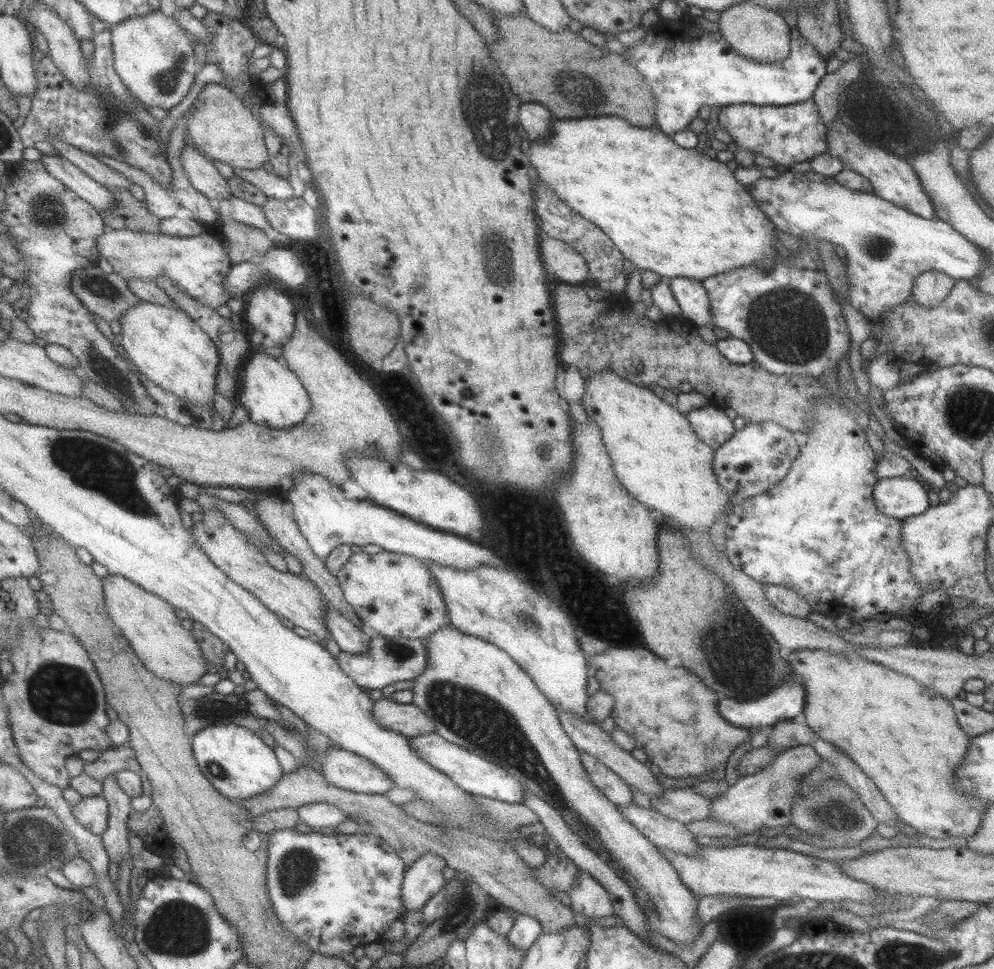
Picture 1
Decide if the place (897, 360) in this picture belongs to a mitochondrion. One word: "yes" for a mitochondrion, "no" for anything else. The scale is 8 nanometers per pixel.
no

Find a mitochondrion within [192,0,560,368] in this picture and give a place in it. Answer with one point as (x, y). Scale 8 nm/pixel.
(486, 118)

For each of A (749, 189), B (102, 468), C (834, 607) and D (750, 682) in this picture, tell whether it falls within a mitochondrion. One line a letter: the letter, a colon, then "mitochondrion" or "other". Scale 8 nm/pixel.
A: other
B: mitochondrion
C: other
D: mitochondrion

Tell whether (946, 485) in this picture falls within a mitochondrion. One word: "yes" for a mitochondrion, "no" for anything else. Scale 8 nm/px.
no

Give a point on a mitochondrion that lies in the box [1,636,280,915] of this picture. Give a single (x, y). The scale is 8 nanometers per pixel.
(62, 694)

